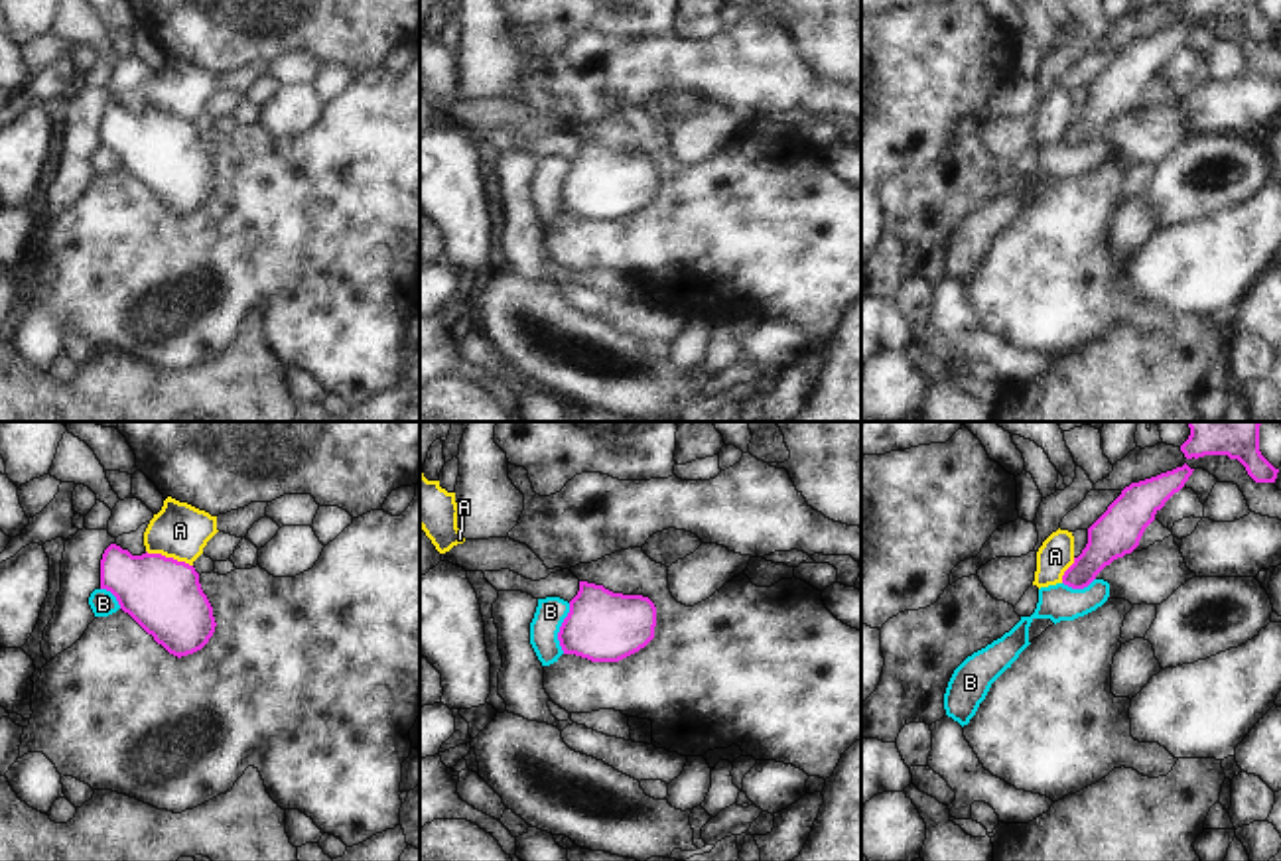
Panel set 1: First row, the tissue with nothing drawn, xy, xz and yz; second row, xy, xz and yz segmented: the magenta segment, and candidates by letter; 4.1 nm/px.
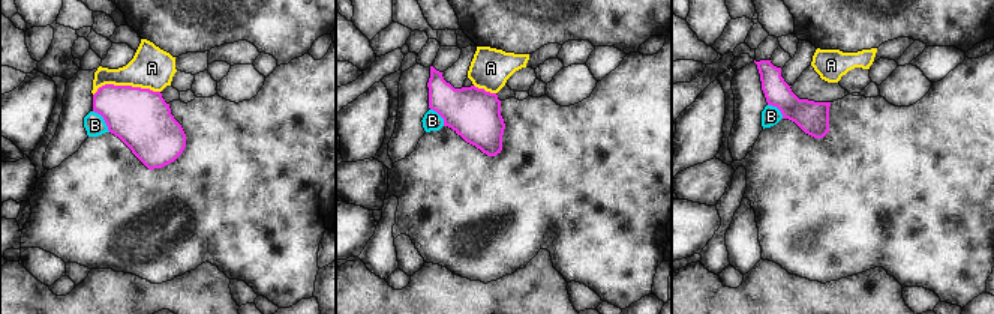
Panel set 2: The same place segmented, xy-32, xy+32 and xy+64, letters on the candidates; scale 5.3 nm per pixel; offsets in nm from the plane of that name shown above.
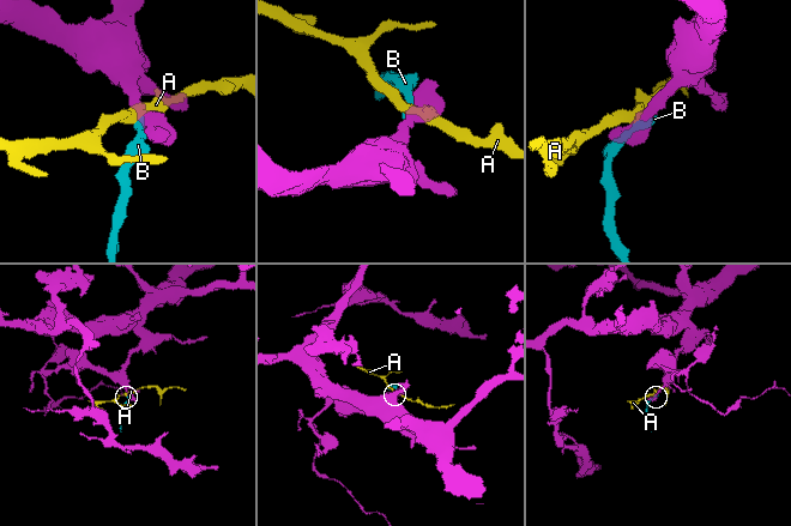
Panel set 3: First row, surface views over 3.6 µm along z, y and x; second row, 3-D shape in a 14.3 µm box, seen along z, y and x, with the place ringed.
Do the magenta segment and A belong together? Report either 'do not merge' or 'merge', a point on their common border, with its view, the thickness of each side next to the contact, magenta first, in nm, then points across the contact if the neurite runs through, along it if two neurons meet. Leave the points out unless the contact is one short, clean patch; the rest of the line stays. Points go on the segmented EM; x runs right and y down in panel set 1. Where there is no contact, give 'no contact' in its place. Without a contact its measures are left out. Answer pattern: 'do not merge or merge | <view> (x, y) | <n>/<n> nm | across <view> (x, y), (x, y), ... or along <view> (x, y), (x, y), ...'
do not merge | xy (170, 558) | 300/220 nm | along xy (146, 550), (184, 560), (192, 566)

